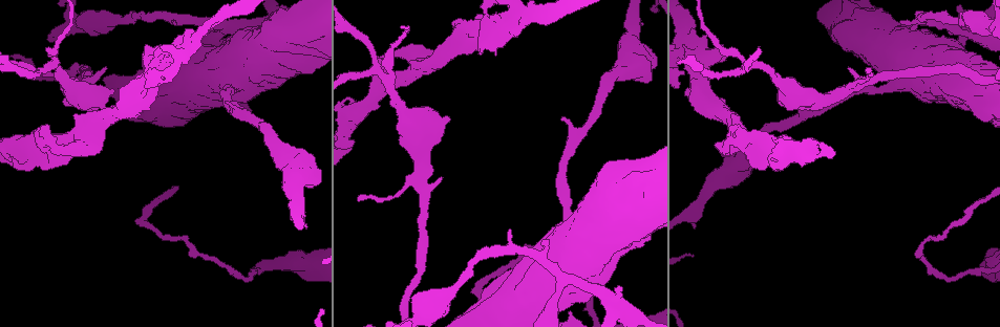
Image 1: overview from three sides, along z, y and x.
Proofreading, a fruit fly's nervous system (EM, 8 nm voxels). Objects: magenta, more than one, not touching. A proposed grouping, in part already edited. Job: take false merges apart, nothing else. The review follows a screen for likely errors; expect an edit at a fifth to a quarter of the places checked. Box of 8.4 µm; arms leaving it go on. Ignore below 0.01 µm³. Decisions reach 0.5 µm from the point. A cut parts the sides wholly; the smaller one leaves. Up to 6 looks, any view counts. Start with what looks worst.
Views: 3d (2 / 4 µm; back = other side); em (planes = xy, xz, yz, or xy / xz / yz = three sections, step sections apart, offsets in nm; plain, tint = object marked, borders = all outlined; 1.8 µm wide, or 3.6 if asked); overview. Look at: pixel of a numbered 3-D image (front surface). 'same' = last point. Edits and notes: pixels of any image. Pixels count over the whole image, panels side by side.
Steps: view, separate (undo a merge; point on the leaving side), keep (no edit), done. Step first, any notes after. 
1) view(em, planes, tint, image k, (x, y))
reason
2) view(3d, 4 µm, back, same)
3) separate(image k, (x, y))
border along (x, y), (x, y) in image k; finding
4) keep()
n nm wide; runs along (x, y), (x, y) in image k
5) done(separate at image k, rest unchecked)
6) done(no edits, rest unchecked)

view(em, planes, tint, image 1, (610, 303))
sudden change in width

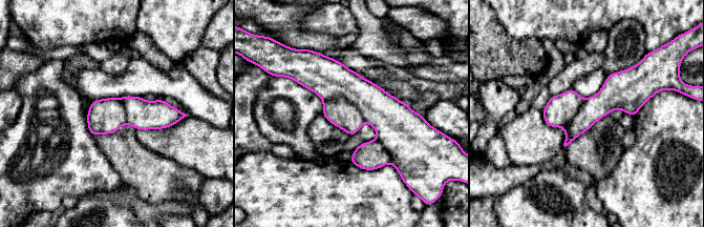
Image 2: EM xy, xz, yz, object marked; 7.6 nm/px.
separate(image 2, (329, 79))
280 nm wide; two neurons meet here

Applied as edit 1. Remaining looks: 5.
view(overview)

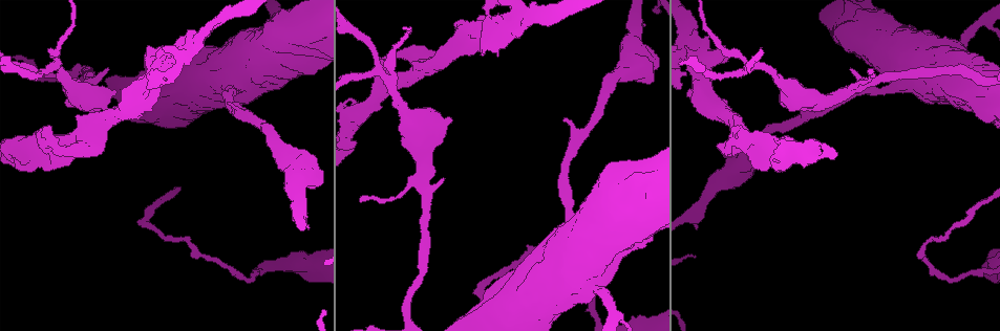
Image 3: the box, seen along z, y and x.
view(3d, 4 µm, image 3, (186, 50))

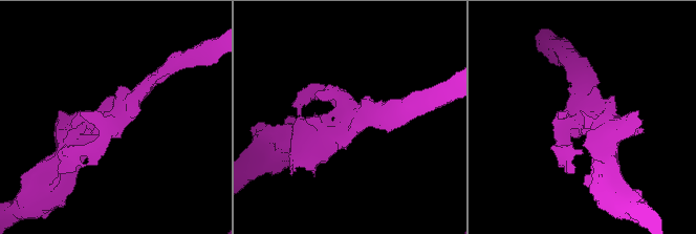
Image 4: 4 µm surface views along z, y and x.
view(em, planes, tint, image 4, (589, 115))

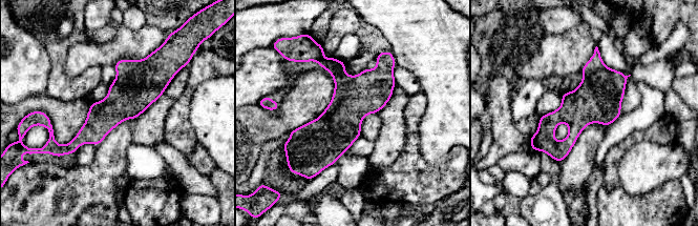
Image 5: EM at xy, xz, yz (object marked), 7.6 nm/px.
keep()
runs along (150, 57), (150, 69), (69, 150) in image 5; continuous, no second neuron

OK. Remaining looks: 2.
view(em, xy, step 8, tint, image 3, (754, 148))
calibre changes

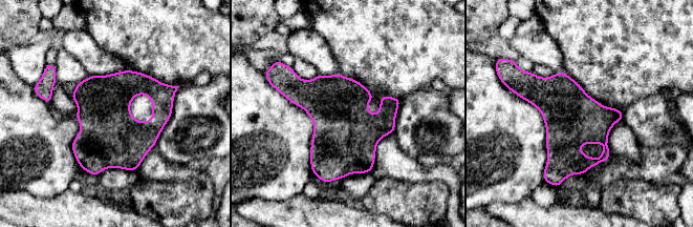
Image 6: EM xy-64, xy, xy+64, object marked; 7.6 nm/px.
view(em, planes, tint, same)

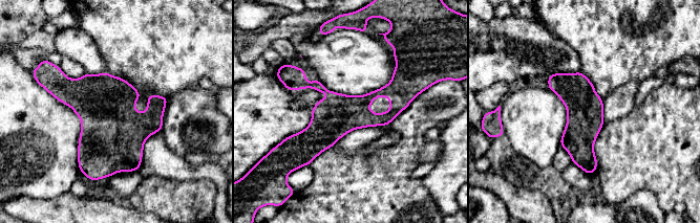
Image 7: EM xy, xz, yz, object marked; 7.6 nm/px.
keep()
runs along (409, 92), (378, 92), (315, 138), (293, 138) in image 7; continuous, no second neuron

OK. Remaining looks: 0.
done(separate at image 2, rest unchecked)

